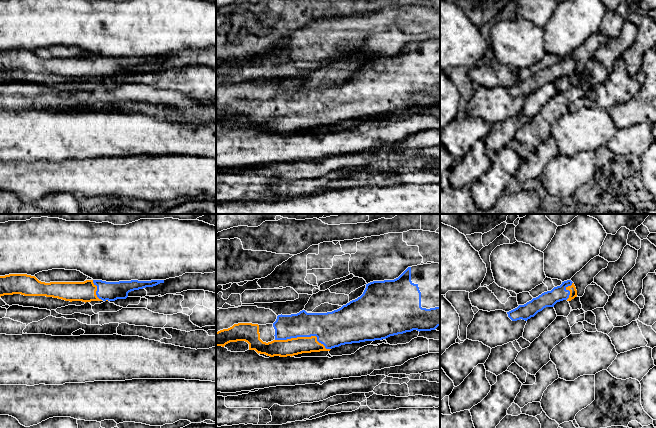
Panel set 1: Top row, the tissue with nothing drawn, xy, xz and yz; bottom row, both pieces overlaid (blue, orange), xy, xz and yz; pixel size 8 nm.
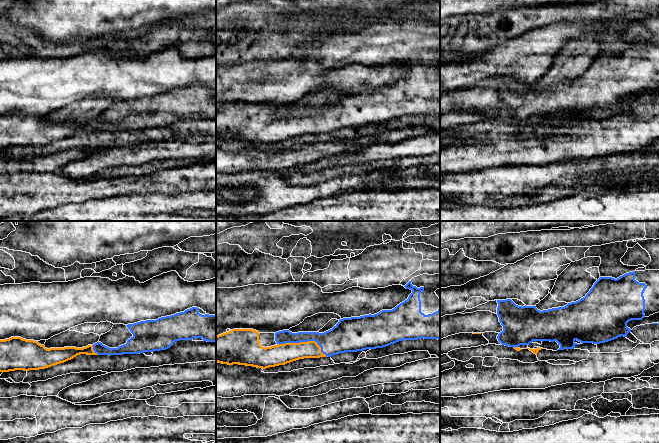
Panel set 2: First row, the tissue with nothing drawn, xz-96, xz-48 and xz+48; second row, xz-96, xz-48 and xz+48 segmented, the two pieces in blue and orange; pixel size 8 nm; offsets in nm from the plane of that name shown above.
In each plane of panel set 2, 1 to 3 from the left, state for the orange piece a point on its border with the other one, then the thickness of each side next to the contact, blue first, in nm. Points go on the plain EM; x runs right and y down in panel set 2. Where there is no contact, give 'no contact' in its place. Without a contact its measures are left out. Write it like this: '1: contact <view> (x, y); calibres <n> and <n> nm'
1: contact xz-96 (93, 125); calibres 90 and 110 nm
2: contact xz-48 (304, 117); calibres 200 and 160 nm
3: contact xz+48 (515, 122); calibres 300 and 20 nm

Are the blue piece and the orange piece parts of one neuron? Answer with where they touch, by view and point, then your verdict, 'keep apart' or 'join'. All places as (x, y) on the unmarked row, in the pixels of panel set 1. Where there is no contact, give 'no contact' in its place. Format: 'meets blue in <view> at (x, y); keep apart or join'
meets blue in xz at (304, 112); join

